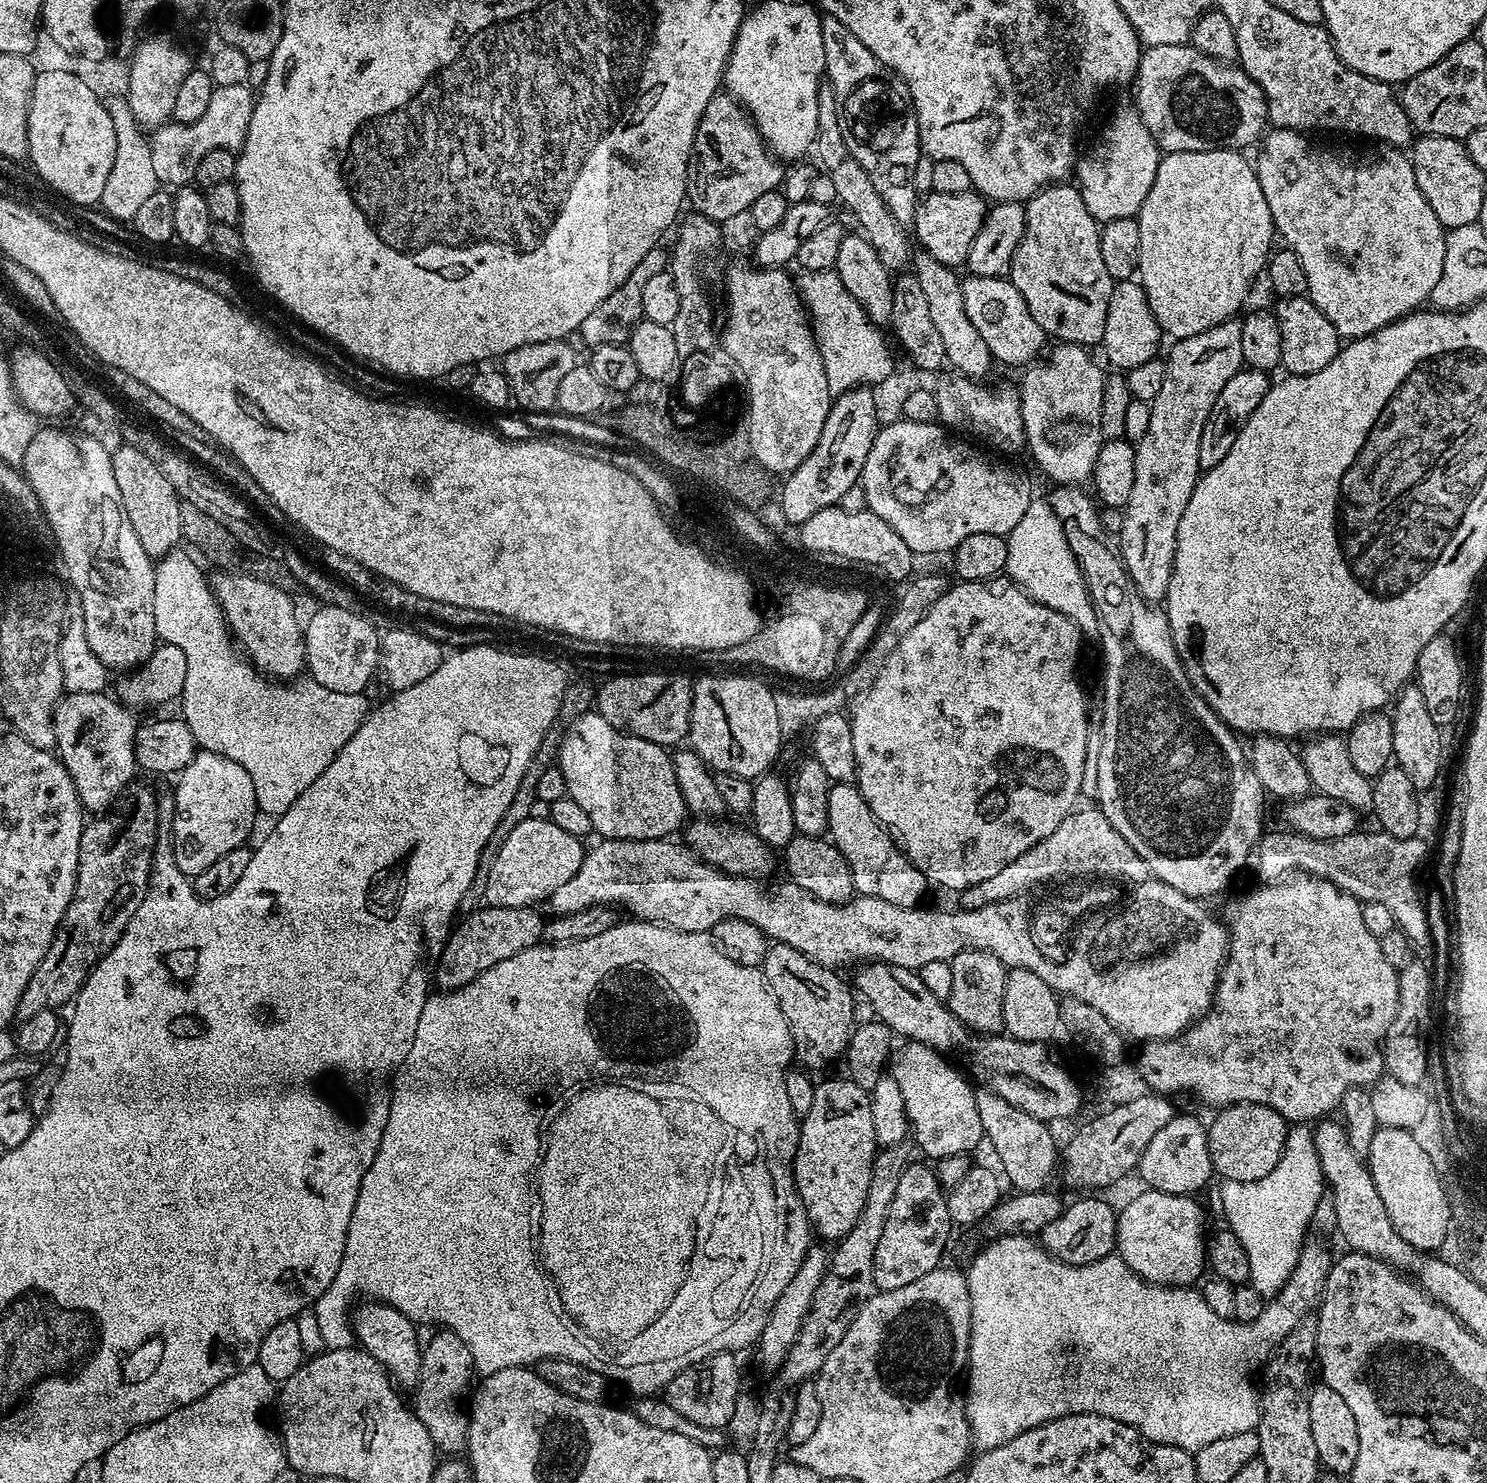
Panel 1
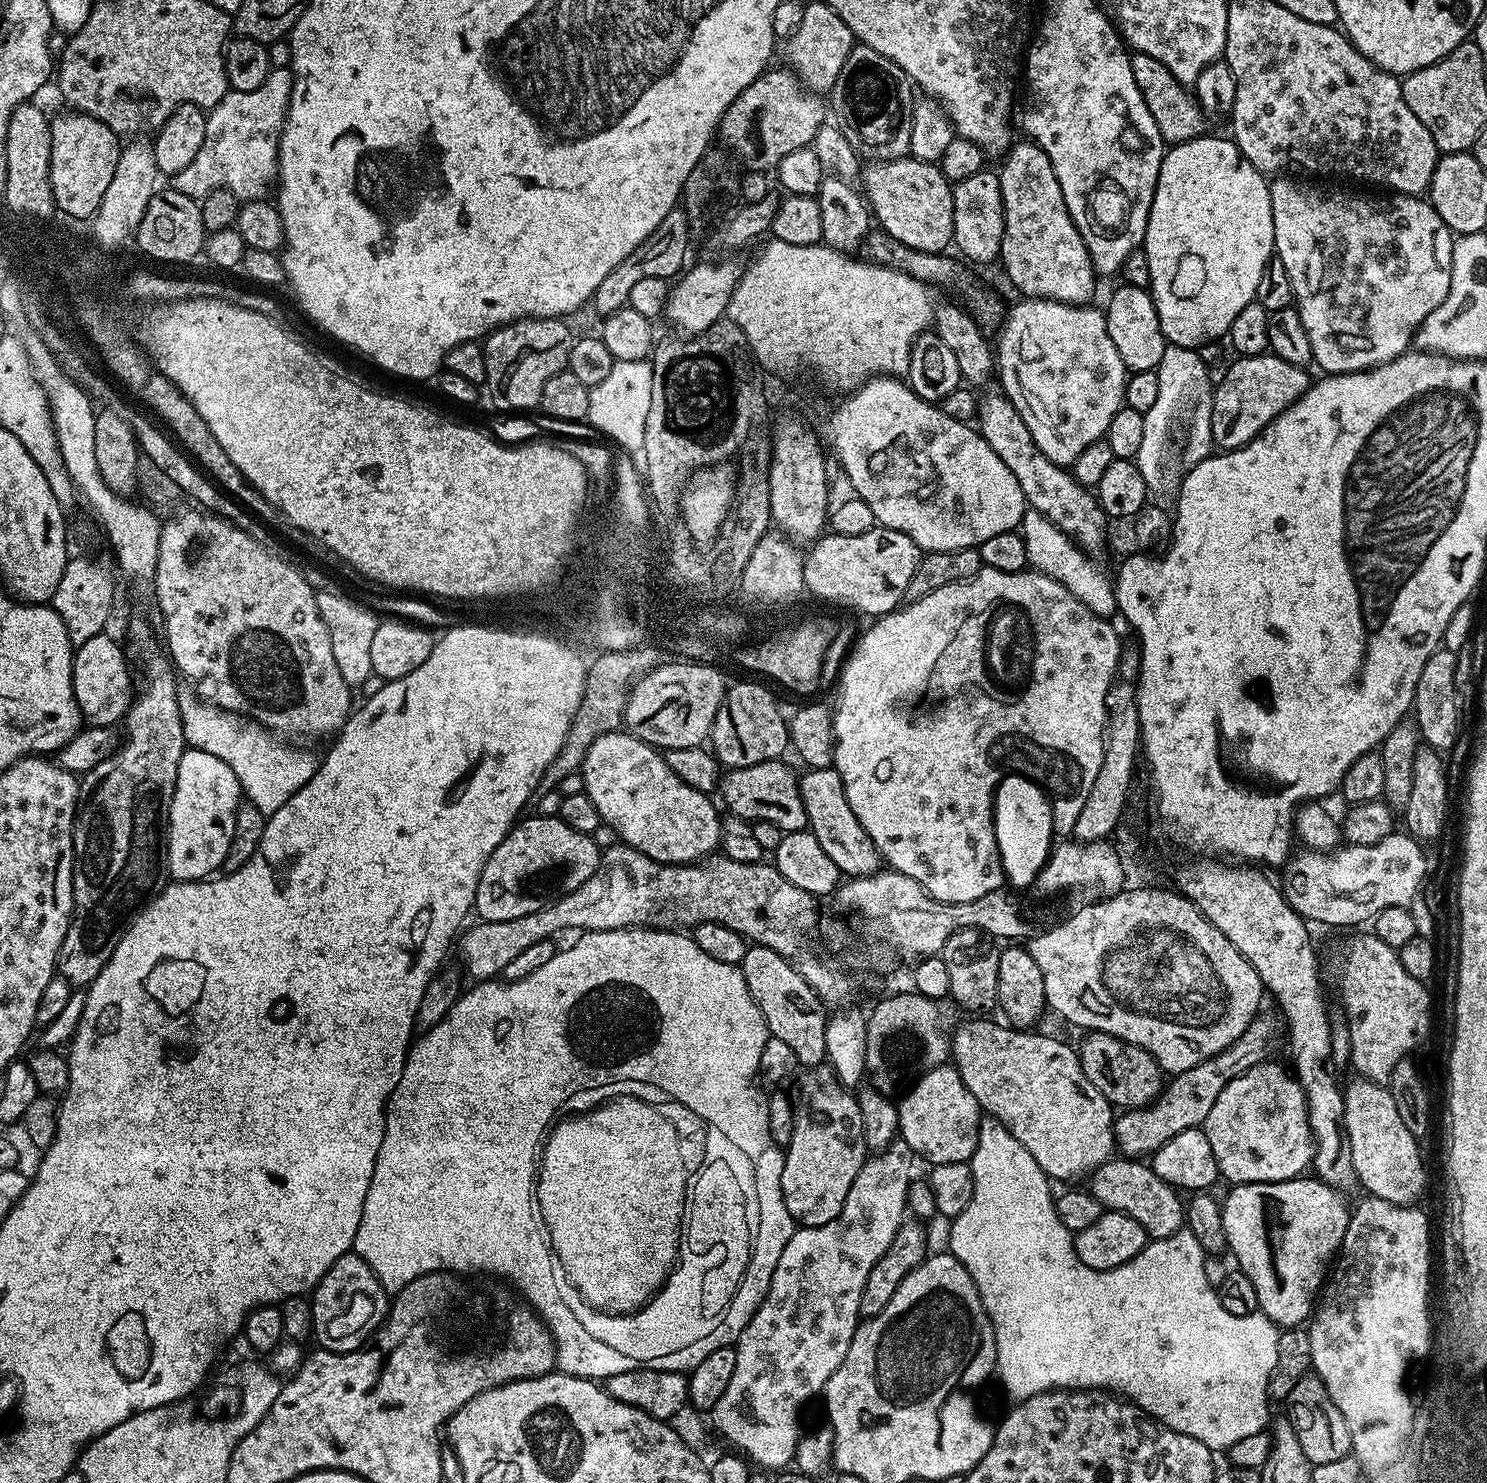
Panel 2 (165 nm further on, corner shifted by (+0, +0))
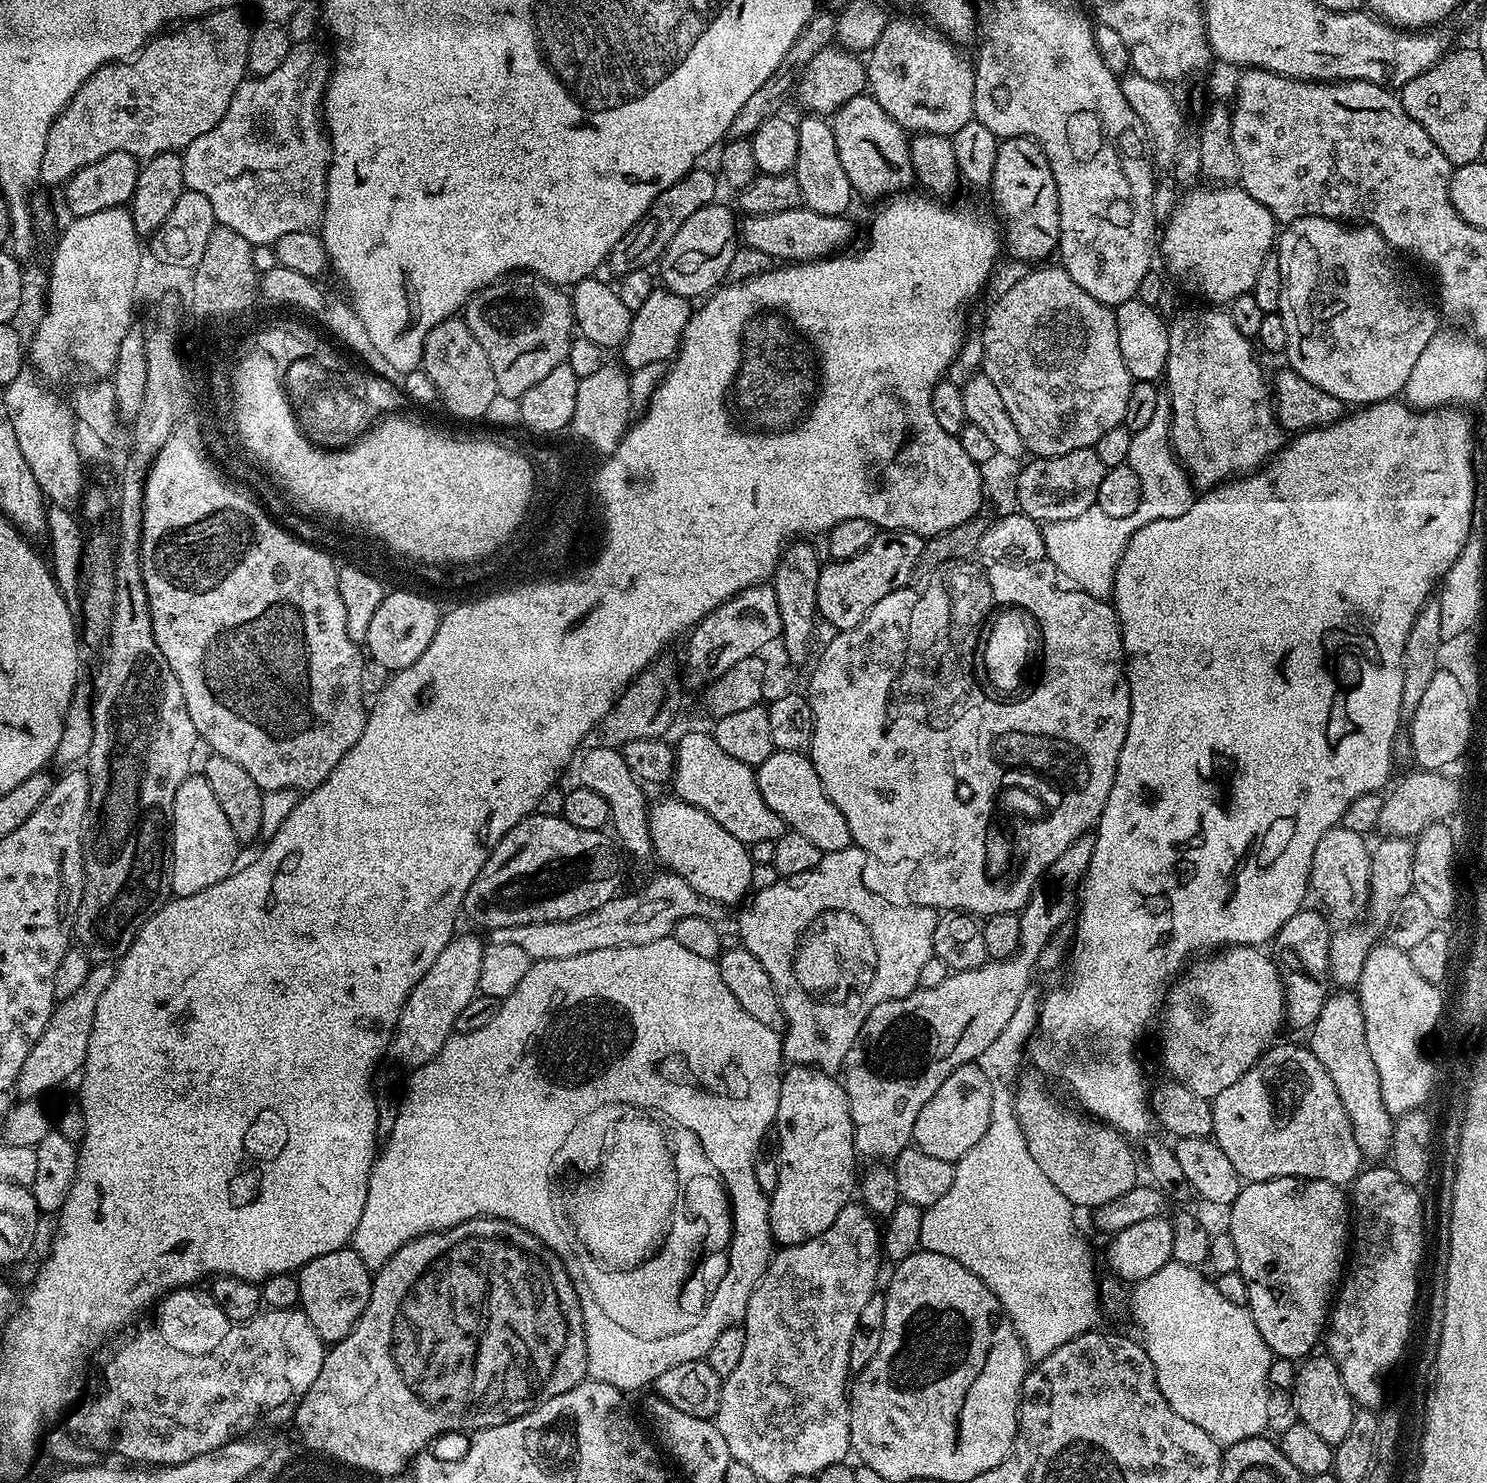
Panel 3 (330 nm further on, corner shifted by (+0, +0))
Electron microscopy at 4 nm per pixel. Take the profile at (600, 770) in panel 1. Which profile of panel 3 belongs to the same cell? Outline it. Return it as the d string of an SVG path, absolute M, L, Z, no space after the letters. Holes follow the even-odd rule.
M679 798L671 799L653 803L648 809L649 836L655 859L660 859L667 871L681 876L707 900L721 906L739 905L751 889L753 863L749 845L738 842L730 830L718 826L706 810L698 810L698 806Z

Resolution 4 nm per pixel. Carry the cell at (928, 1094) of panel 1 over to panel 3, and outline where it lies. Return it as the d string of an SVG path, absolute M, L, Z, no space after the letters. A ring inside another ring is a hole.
M979 1063L963 1064L942 1086L938 1086L938 1094L922 1106L922 1114L918 1114L918 1122L914 1122L912 1139L915 1147L921 1148L934 1158L951 1160L962 1159L966 1150L971 1150L978 1143L978 1138L986 1134L986 1126L990 1126L990 1110L992 1109L992 1084L982 1074Z

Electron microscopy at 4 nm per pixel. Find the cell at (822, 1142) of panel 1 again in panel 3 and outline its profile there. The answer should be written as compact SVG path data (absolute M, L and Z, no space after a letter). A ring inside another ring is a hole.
M792 1066L789 1069L789 1072L787 1069L781 1075L781 1094L774 1125L774 1134L776 1132L780 1139L778 1186L770 1193L768 1202L772 1238L780 1246L801 1244L810 1238L818 1238L818 1234L822 1234L822 1230L826 1230L830 1222L838 1218L838 1210L849 1204L858 1188L858 1153L843 1083L835 1075L819 1072L817 1068Z

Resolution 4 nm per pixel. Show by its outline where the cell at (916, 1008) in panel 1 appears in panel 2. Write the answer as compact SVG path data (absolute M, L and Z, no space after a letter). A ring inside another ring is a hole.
M968 1018L950 1037L950 1060L966 1090L974 1094L987 1115L1002 1122L1002 1126L1006 1126L1006 1130L1010 1130L1010 1134L1014 1134L1014 1138L1034 1154L1034 1162L1038 1162L1041 1170L1053 1181L1080 1182L1083 1176L1084 1179L1091 1177L1096 1169L1104 1167L1114 1156L1114 1105L1100 1093L1094 1082L1090 1082L1090 1078L1086 1078L1086 1074L1082 1074L1077 1049L1063 1044L1056 1036L1043 1036L1040 1032L984 1019L988 1018Z

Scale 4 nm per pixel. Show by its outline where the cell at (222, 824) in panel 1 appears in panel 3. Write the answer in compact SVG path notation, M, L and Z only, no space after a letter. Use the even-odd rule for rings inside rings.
M203 774L188 775L182 786L178 786L172 807L171 895L198 894L206 890L206 886L225 880L238 867L236 851L238 845L234 830L230 830L230 822L226 814L222 814L222 806L218 806L218 798L214 798L210 782L206 782Z

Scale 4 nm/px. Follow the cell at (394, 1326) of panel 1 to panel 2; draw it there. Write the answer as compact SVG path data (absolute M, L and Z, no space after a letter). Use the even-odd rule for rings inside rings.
M350 1251L316 1283L310 1296L312 1332L325 1352L355 1352L388 1317L389 1293L378 1282L370 1266L355 1251Z

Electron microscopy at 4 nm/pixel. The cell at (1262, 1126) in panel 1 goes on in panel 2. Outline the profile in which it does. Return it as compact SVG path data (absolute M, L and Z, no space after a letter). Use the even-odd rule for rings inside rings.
M1265 1062L1238 1074L1218 1094L1203 1130L1214 1150L1220 1176L1233 1184L1269 1184L1297 1179L1309 1171L1316 1142L1308 1125L1308 1099L1287 1067Z

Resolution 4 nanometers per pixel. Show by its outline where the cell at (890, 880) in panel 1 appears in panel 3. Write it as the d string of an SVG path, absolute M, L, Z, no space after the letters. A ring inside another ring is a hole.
M773 750L770 758L756 768L756 781L758 790L762 790L762 798L766 798L766 806L770 806L791 831L810 838L820 853L853 847L850 826L846 826L842 810L838 810L826 794L811 759L805 753Z

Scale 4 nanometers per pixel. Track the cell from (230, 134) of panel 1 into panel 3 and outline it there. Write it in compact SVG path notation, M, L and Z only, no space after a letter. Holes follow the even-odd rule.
M307 40L301 44L293 44L291 54L286 58L286 62L282 62L282 66L278 66L278 70L273 70L272 73L265 76L245 78L238 86L234 98L230 98L230 106L226 110L222 122L218 122L218 126L214 126L214 130L206 130L206 134L202 134L202 138L194 138L194 142L190 142L190 146L183 149L182 174L184 175L185 189L189 192L202 194L210 201L210 206L214 206L214 218L219 227L229 228L237 234L242 234L242 238L246 238L246 242L250 242L253 246L258 244L275 245L276 240L282 238L282 234L294 234L295 232L315 229L324 219L324 199L326 198L328 165L330 163L330 141L326 135L325 125L322 123L322 101L324 92L328 88L328 77L331 76L332 70L333 65L330 63L329 53L327 56L316 45L316 42Z

